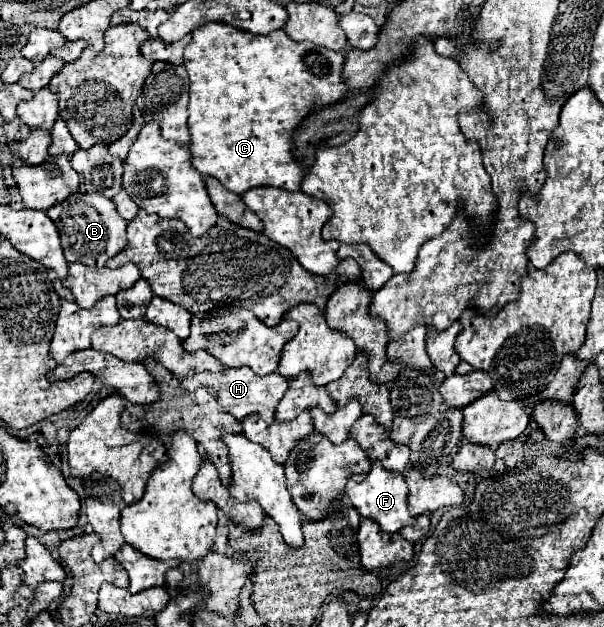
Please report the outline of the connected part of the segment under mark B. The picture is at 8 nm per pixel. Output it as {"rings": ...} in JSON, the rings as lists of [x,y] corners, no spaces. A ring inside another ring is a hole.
{"rings":[[[75,193],[73,197],[67,197],[61,205],[49,209],[47,215],[57,225],[67,263],[103,267],[107,259],[115,257],[127,247],[127,237],[125,237],[127,221],[117,213],[115,203],[103,195]]]}

